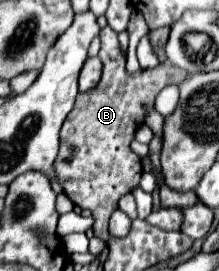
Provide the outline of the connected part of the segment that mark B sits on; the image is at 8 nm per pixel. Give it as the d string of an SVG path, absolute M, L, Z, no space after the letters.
M110 26L100 30L100 42L100 60L104 64L102 80L96 90L78 94L76 106L68 114L60 132L60 152L54 168L66 196L80 208L92 212L94 235L108 242L110 214L118 208L118 200L124 194L138 188L142 178L142 162L130 150L134 132L144 122L146 108L154 106L156 92L168 84L180 84L186 72L166 62L130 76L126 72L126 56L122 54L118 36Z

